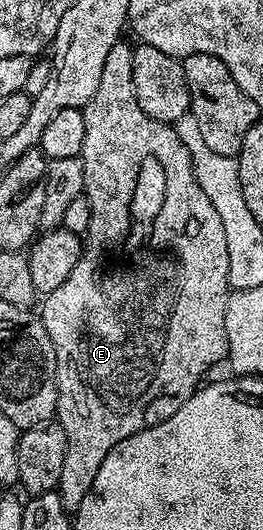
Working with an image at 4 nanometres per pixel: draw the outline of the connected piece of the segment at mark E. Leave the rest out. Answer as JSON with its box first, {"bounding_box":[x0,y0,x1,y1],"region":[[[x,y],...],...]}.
{"bounding_box":[40,40,232,512],"region":[[[119,40],[108,52],[108,60],[104,60],[104,76],[100,76],[100,88],[96,88],[96,96],[87,106],[81,107],[84,116],[84,148],[80,155],[84,164],[84,196],[90,204],[90,223],[84,235],[84,249],[76,268],[50,294],[45,295],[40,306],[40,317],[48,336],[52,336],[52,348],[56,348],[58,361],[58,413],[57,425],[62,427],[66,437],[66,455],[64,468],[60,472],[60,480],[56,493],[62,498],[66,510],[76,512],[88,496],[92,484],[96,480],[96,472],[100,472],[100,464],[108,456],[108,452],[118,449],[119,444],[128,440],[141,430],[151,430],[156,424],[168,420],[184,405],[194,391],[203,385],[206,373],[213,368],[214,362],[227,357],[228,336],[224,328],[224,312],[226,301],[230,299],[232,287],[229,282],[228,239],[224,237],[224,224],[220,224],[220,216],[212,205],[212,200],[204,196],[204,188],[194,175],[194,164],[190,159],[188,148],[180,140],[177,129],[171,123],[152,120],[140,108],[134,87],[132,68],[134,67],[134,46]]]}

